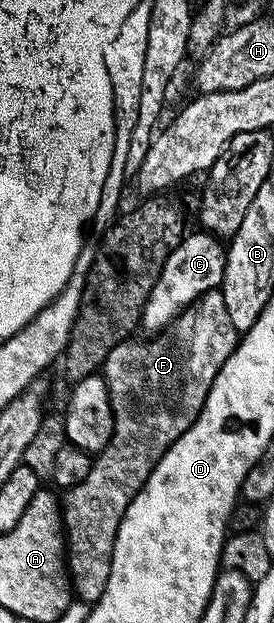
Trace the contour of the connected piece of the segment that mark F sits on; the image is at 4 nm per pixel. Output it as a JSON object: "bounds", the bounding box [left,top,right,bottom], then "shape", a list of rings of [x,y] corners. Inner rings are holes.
{"bounds":[61,291,240,606],"shape":[[[208,291],[188,305],[165,331],[141,344],[138,338],[117,344],[102,363],[100,375],[106,380],[108,394],[114,411],[114,433],[103,452],[93,457],[88,478],[80,486],[65,493],[61,505],[64,521],[65,547],[68,549],[69,587],[81,603],[93,606],[108,590],[108,574],[112,574],[112,554],[120,522],[132,502],[132,498],[142,489],[148,474],[160,462],[160,458],[176,442],[176,438],[189,430],[196,422],[216,374],[228,362],[240,339],[240,334],[228,318],[228,306],[224,306],[221,291]]]}

